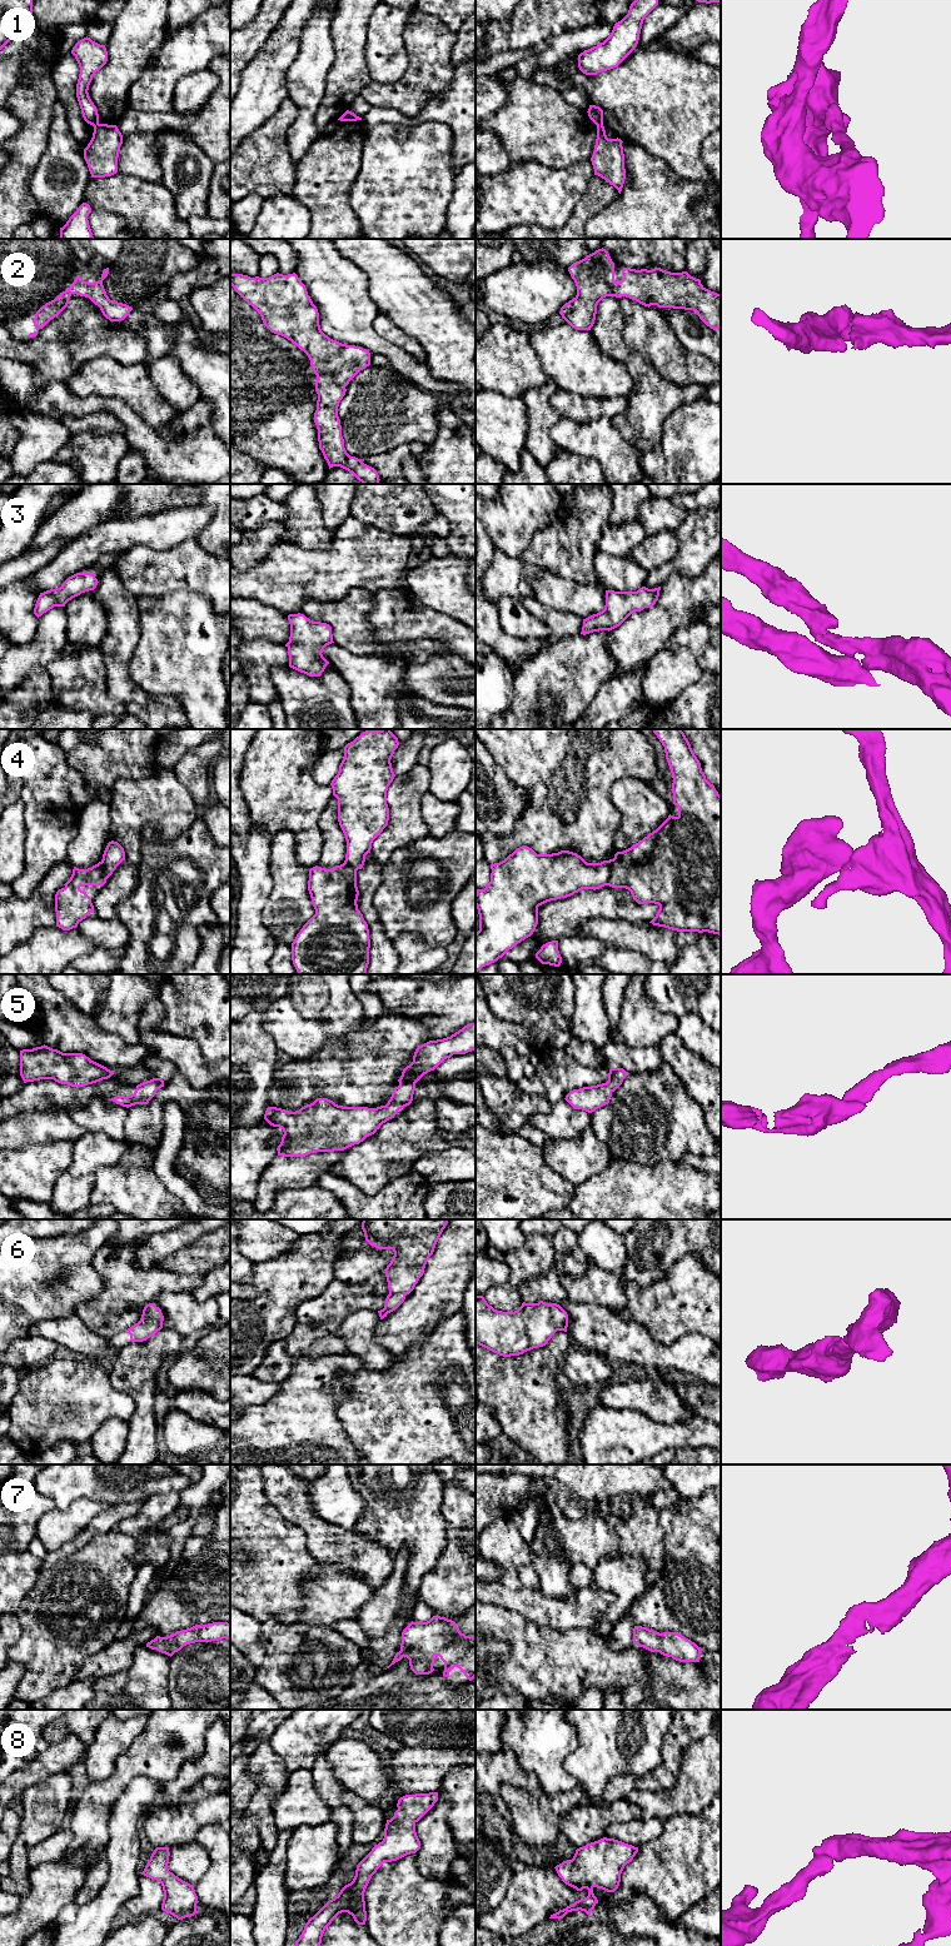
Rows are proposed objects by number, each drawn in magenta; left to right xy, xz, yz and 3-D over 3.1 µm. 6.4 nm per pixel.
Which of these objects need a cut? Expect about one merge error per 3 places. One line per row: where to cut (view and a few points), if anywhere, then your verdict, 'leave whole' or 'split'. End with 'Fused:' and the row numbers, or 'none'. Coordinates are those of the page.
1: cut in yz along (597, 124), (602, 125); split
2: no cut; leave whole
3: no cut; leave whole
4: cut in yz along (613, 859), (610, 867), (610, 877), (605, 884); split
5: no cut; leave whole
6: no cut; leave whole
7: no cut; leave whole
8: no cut; leave whole
Fused: 1, 4

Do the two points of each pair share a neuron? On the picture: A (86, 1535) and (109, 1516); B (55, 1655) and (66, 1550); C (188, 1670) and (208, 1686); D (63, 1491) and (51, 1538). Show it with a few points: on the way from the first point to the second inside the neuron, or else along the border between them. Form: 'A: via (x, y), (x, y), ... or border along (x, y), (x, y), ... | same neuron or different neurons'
A: via (91, 1531), (104, 1521) | same neuron
B: border along (90, 1541), (61, 1560) | different neurons
C: via (193, 1671), (203, 1681) | same neuron
D: border along (85, 1498), (73, 1501), (64, 1510), (55, 1508) | different neurons

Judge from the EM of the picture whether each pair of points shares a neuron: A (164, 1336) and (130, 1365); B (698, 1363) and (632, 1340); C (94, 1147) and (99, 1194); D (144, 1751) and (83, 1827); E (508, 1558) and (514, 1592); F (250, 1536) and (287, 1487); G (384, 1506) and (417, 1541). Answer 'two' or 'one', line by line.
A: one
B: one
C: two
D: one
E: two
F: two
G: one

